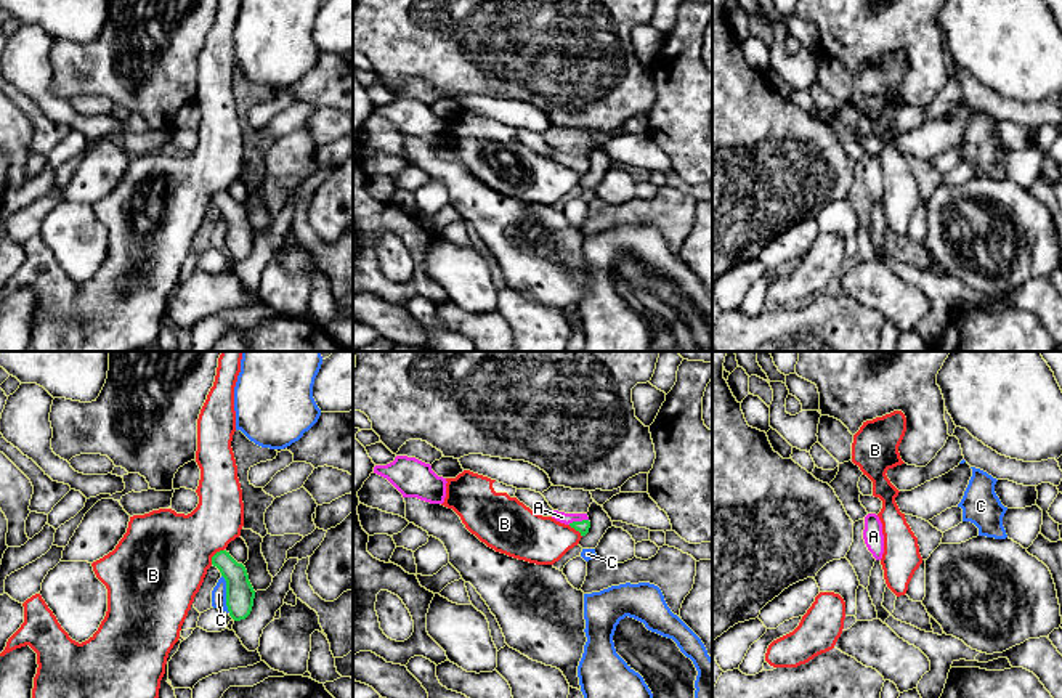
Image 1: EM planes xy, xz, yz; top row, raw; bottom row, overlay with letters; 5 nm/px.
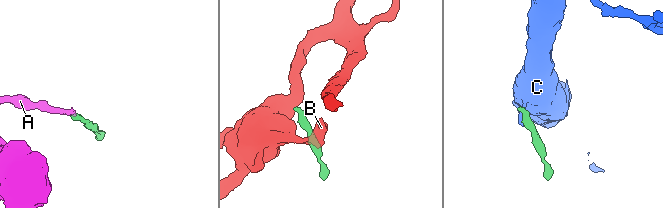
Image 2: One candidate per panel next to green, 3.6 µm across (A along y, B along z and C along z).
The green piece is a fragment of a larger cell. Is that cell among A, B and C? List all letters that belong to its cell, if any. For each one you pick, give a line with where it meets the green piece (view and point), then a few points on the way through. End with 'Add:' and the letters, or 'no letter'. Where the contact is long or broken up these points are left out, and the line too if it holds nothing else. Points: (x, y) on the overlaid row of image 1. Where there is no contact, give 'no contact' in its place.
A: meets green in xz at (578, 522); runs through xz (583, 527), (578, 522), (562, 517)
Add: A

